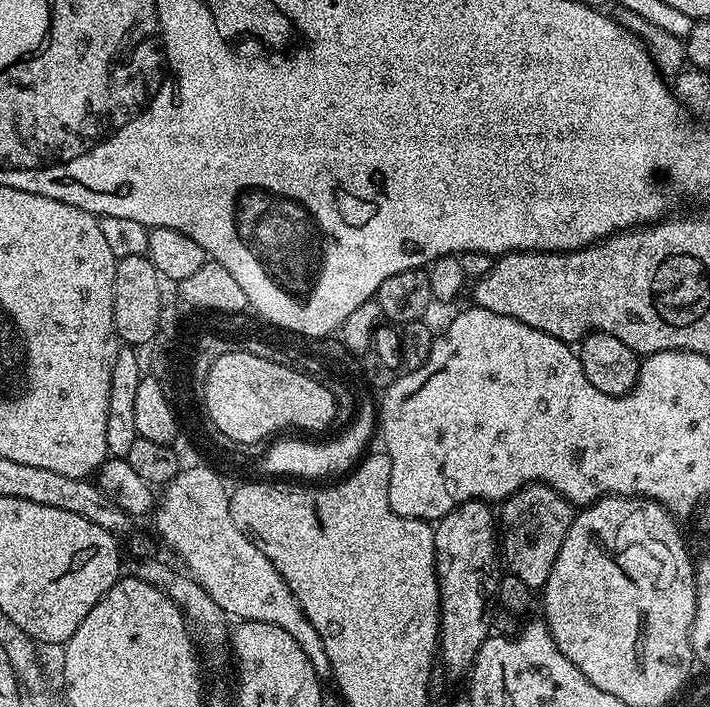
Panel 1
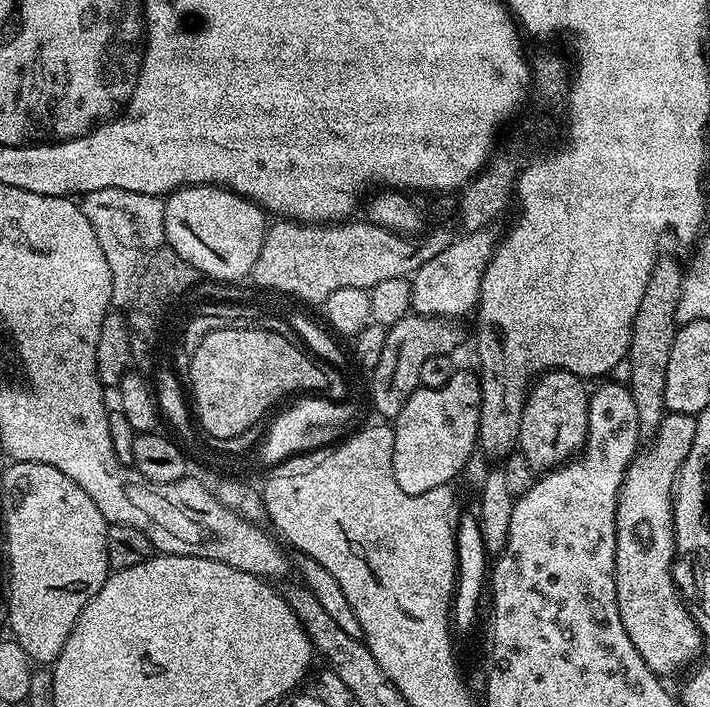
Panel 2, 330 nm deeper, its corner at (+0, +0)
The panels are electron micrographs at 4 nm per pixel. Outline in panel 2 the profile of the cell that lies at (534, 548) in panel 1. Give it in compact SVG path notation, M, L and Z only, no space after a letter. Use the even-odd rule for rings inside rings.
M549 369L541 373L524 400L519 419L517 449L525 456L533 471L551 470L573 459L584 446L589 424L589 389L583 377Z

